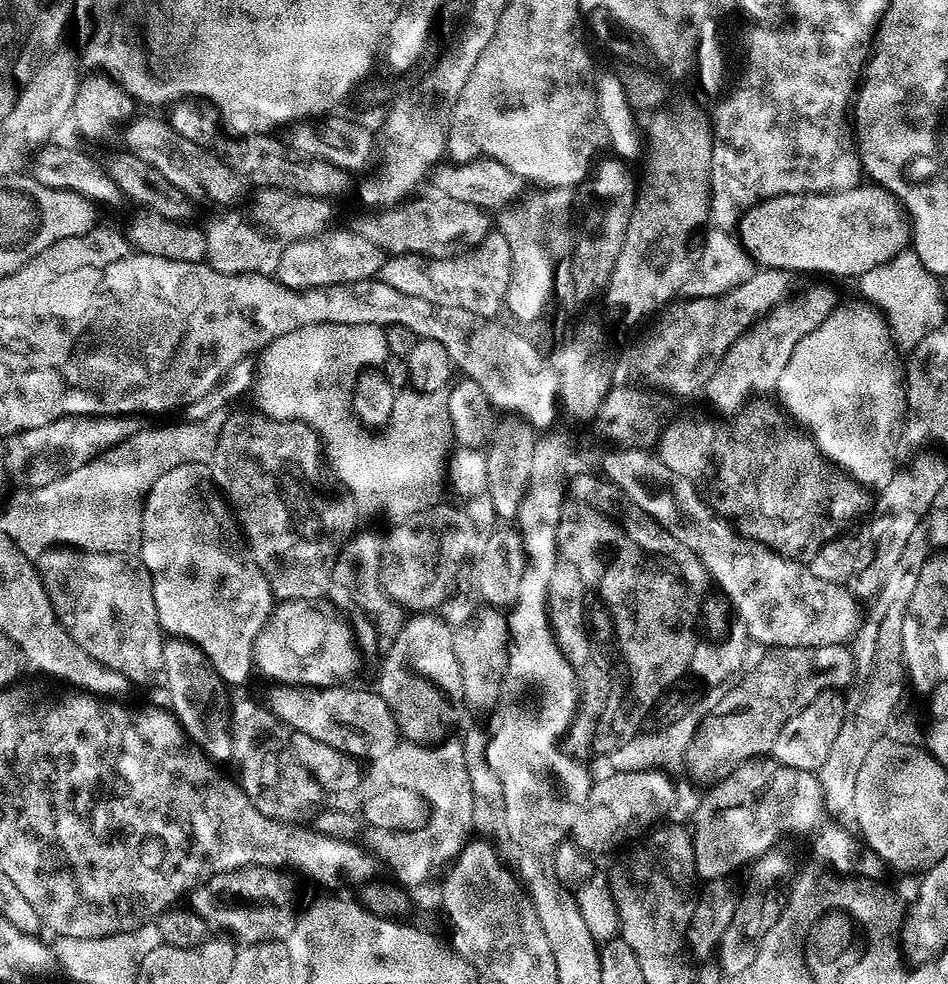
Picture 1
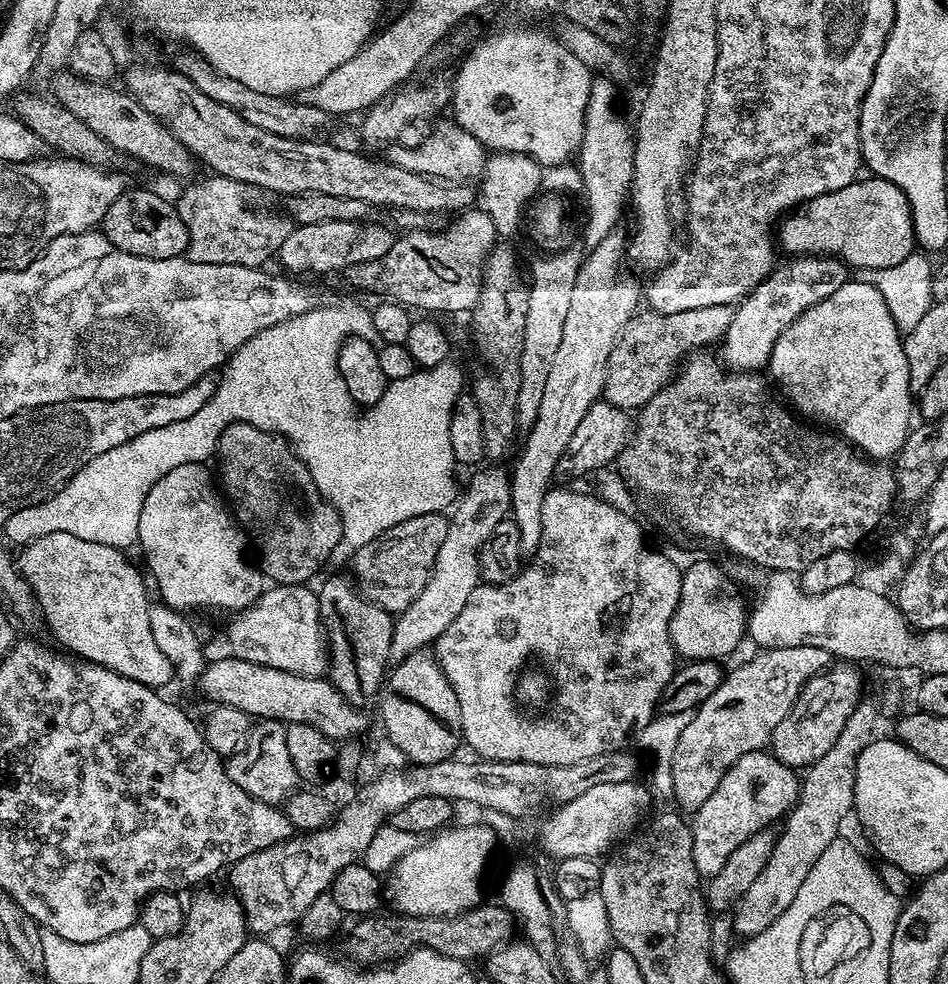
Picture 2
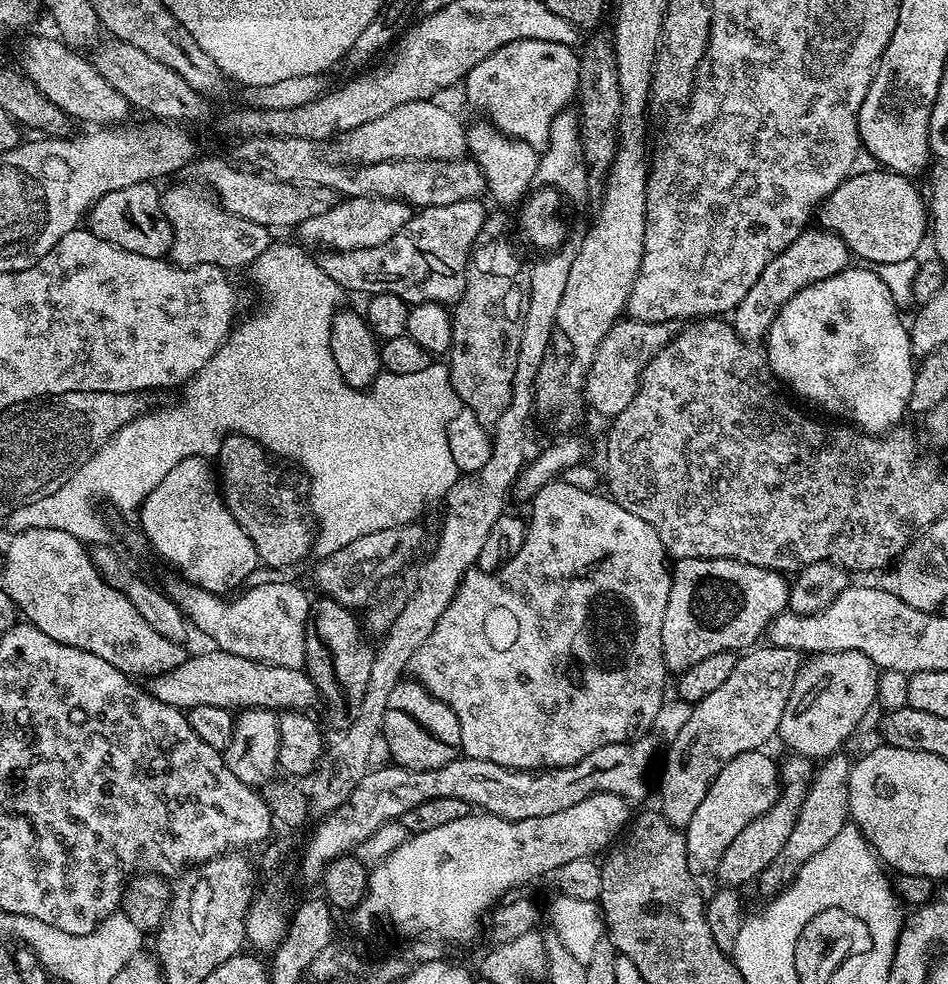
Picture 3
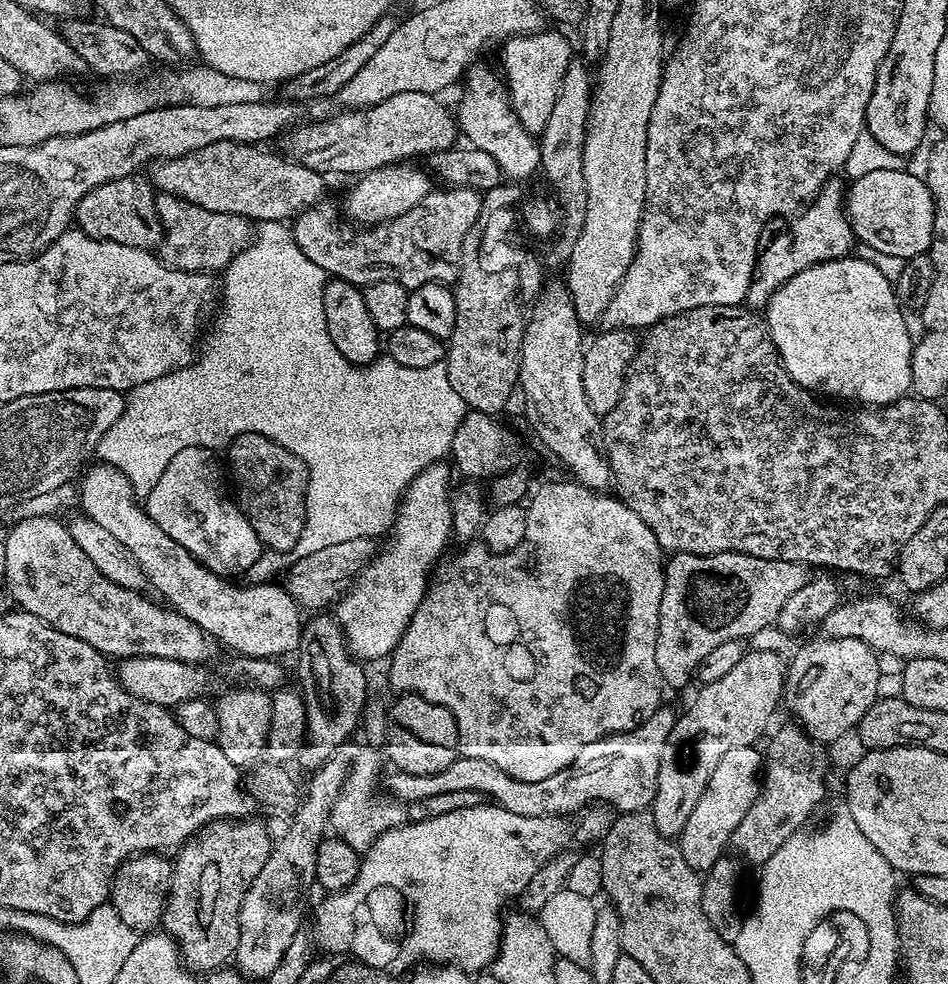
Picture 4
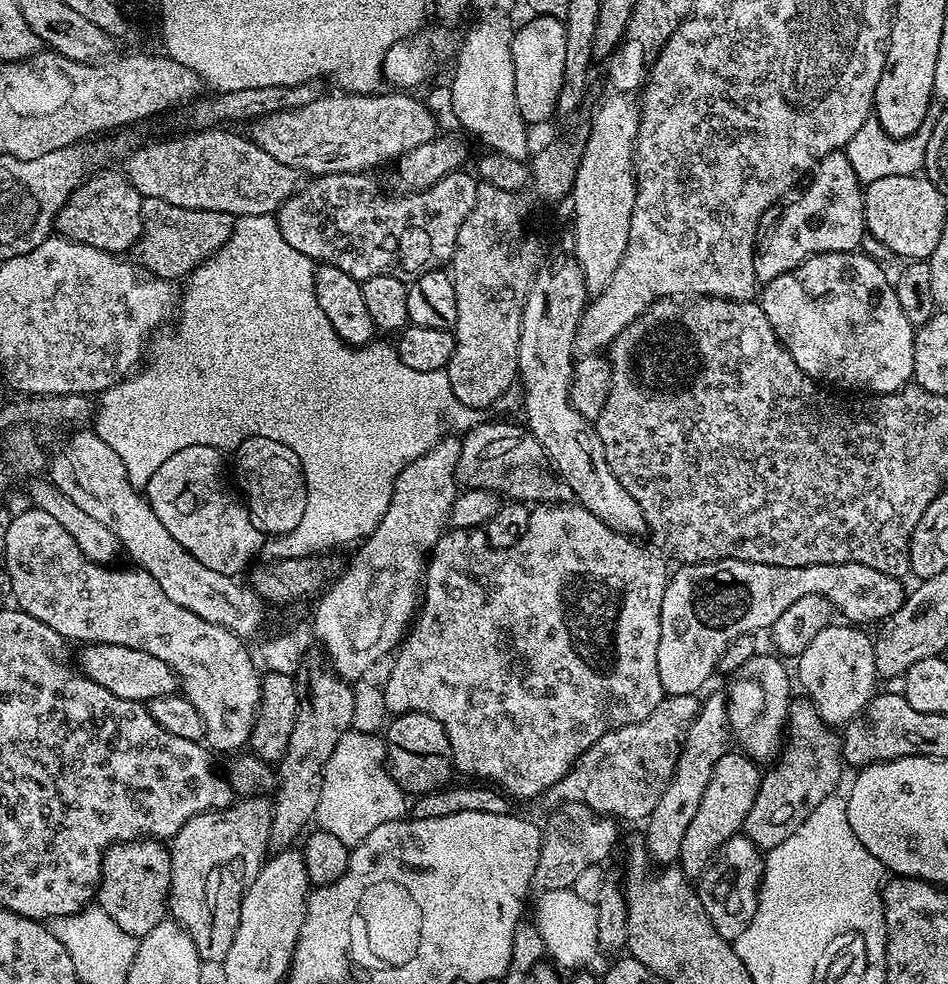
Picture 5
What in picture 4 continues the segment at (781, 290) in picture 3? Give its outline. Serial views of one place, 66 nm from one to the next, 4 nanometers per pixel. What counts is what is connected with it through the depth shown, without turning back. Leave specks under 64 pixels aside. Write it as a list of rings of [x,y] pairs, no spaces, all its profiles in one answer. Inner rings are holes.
[[[836,178],[829,180],[807,208],[791,217],[789,224],[792,225],[785,232],[778,233],[769,244],[767,241],[761,247],[750,290],[744,299],[749,309],[767,309],[770,298],[781,286],[790,282],[794,274],[802,274],[802,270],[810,266],[837,260],[853,251],[854,237],[846,211],[846,188],[838,181]]]

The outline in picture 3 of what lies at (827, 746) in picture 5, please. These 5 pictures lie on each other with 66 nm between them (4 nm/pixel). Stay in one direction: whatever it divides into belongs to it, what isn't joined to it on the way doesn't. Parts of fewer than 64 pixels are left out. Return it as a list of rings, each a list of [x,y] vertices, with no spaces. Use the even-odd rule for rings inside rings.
[[[788,754],[785,757],[784,764],[782,760],[779,765],[780,796],[776,800],[775,806],[766,810],[766,814],[754,818],[750,822],[750,826],[746,826],[746,830],[742,830],[742,834],[734,837],[734,842],[730,842],[730,846],[726,846],[726,854],[722,854],[720,865],[716,868],[715,879],[720,879],[722,883],[729,884],[732,888],[738,887],[739,884],[748,884],[751,880],[752,883],[759,881],[766,866],[770,866],[770,862],[774,862],[774,858],[778,858],[782,854],[782,850],[786,846],[786,838],[790,838],[790,834],[794,830],[794,822],[798,822],[800,807],[812,784],[814,764],[806,756]]]

